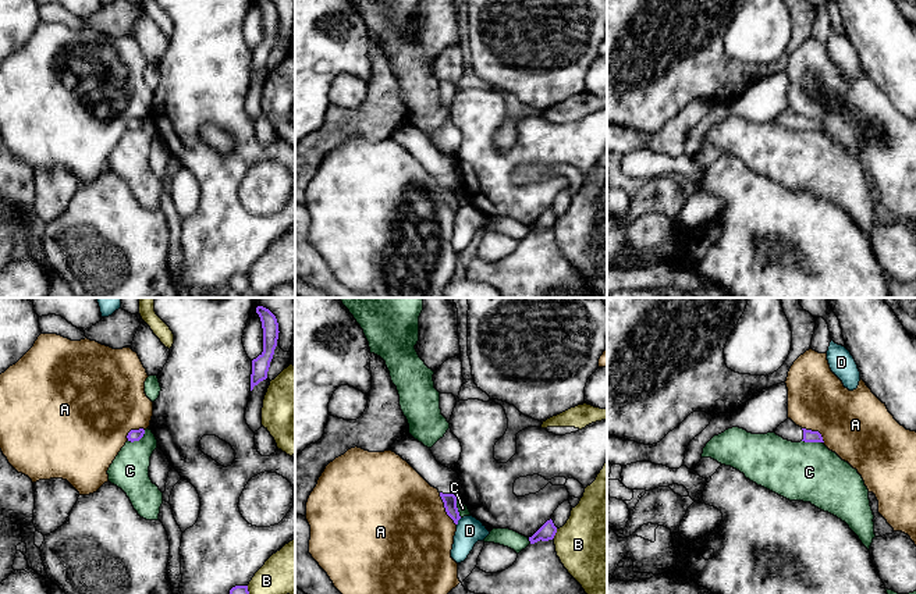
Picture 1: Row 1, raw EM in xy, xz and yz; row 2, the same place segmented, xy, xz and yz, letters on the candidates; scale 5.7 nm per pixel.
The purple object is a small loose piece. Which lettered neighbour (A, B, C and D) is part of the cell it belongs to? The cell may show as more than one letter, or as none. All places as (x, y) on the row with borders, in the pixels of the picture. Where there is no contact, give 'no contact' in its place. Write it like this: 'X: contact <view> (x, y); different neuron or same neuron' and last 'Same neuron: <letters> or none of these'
A: contact xz (446, 509); different neuron
B: contact xz (554, 534); different neuron
C: contact xy (138, 440); different neuron
D: contact xz (457, 522); different neuron
Same neuron: none of these

